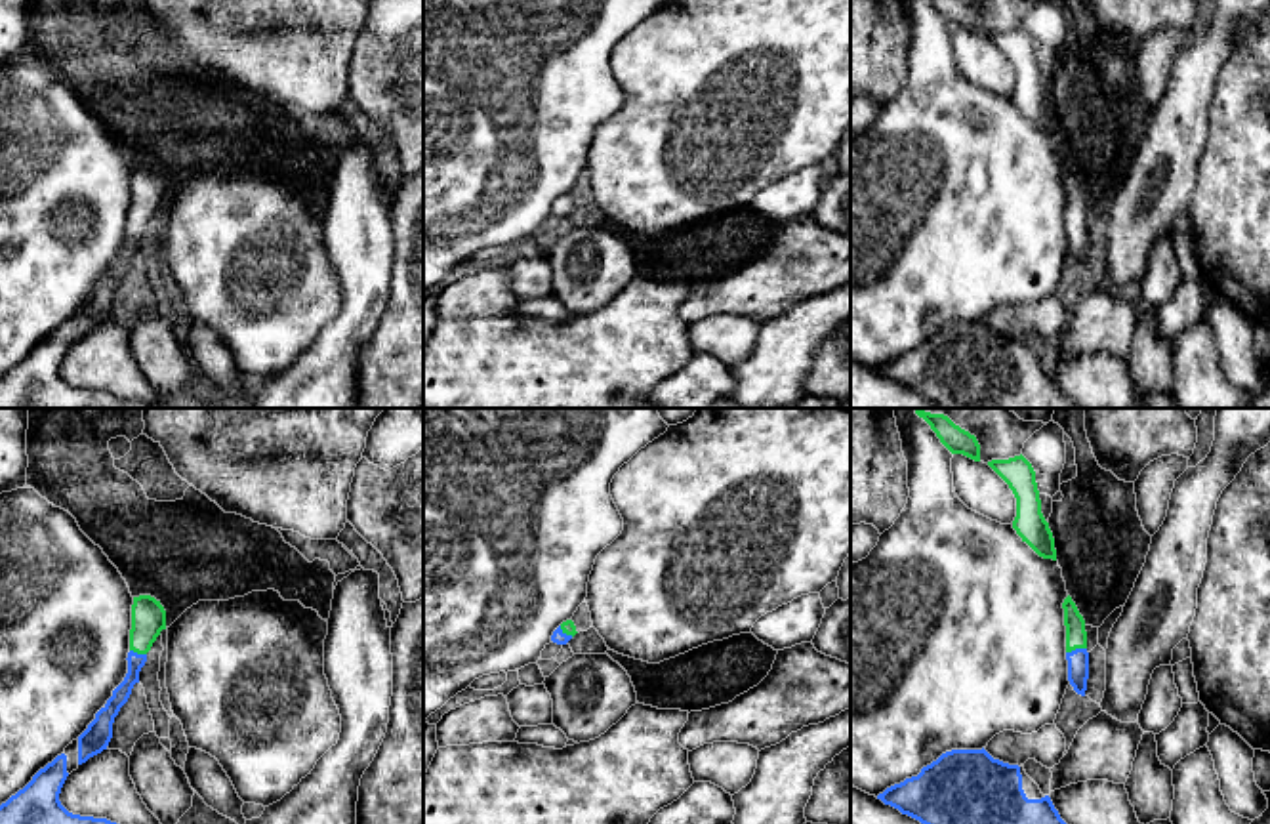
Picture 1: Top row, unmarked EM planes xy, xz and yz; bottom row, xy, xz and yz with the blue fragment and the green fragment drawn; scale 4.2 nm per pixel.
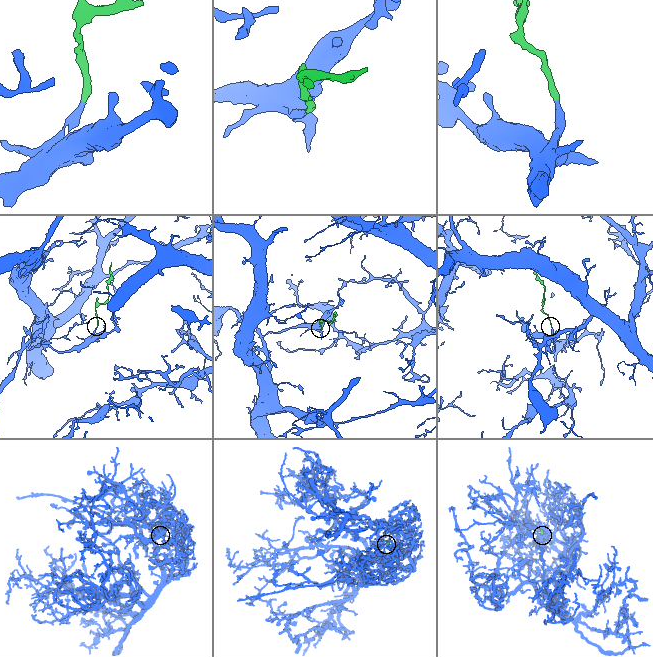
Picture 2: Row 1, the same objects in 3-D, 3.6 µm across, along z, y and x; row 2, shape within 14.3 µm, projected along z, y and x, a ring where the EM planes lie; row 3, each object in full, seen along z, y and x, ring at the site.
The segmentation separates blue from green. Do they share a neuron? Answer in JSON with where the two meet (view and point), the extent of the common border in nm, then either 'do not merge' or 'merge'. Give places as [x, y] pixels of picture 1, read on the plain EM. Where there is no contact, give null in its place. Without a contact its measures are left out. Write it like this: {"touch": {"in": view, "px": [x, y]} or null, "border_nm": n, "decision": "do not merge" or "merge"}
{"touch": {"in": "yz", "px": [1076, 222]}, "border_nm": 90, "decision": "merge"}

